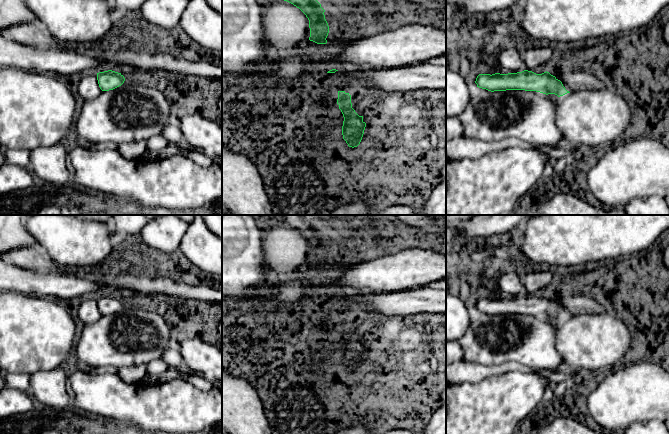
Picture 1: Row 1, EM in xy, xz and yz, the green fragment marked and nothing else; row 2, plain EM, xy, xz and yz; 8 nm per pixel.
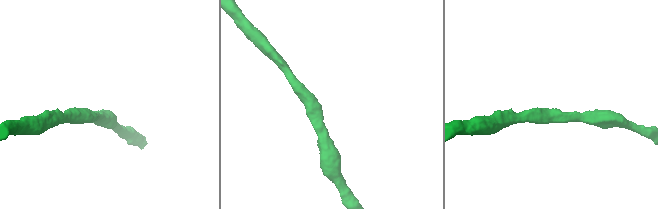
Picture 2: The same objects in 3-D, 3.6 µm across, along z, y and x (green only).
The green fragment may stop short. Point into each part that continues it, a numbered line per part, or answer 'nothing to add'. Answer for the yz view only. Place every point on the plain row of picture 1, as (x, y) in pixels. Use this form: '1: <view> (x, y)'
nothing to add

